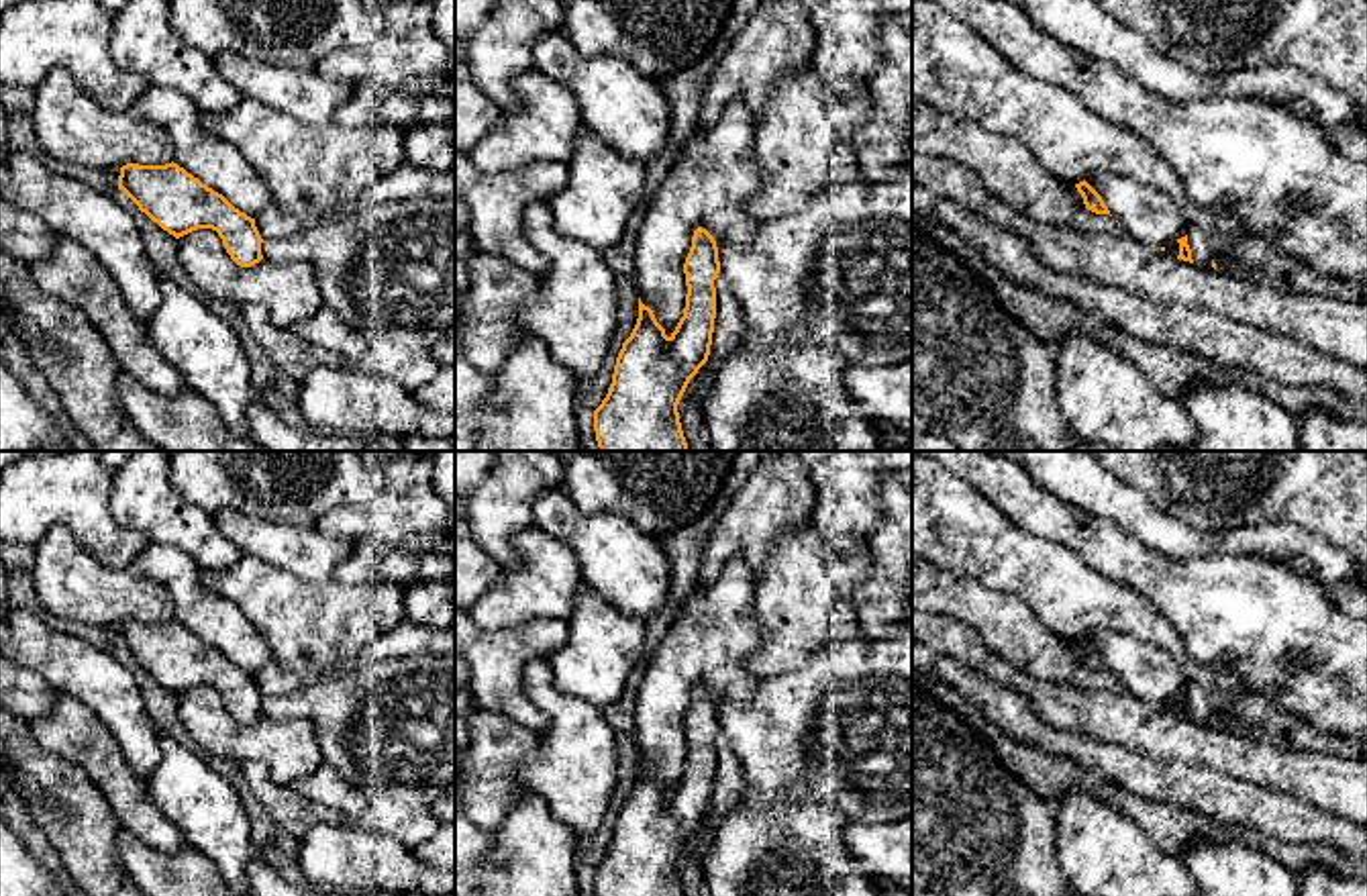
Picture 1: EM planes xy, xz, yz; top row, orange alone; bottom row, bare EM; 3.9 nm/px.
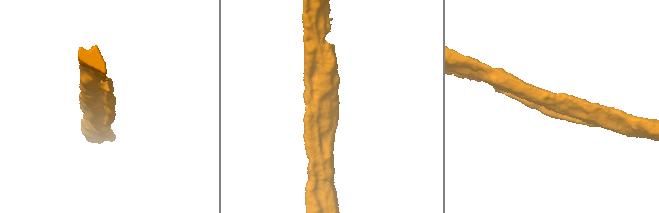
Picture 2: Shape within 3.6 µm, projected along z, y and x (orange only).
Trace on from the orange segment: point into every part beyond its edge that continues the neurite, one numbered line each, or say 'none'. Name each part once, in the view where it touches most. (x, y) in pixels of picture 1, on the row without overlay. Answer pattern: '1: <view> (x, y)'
none

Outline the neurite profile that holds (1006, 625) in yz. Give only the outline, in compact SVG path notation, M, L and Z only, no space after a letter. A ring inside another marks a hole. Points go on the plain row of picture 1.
M914 553L912 608L965 623L990 651L1034 680L1122 690L1114 674L1087 667L1075 641L1049 631L1024 600L939 569Z

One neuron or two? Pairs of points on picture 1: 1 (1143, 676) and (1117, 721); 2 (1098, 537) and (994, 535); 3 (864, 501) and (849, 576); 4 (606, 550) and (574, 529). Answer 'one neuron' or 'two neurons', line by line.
1: two neurons
2: two neurons
3: two neurons
4: one neuron

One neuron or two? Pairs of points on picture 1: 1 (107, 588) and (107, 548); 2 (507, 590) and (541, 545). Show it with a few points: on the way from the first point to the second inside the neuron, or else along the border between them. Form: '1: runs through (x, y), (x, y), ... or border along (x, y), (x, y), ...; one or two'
1: border along (70, 533), (94, 558), (125, 570); two
2: runs through (517, 580), (539, 556); one

